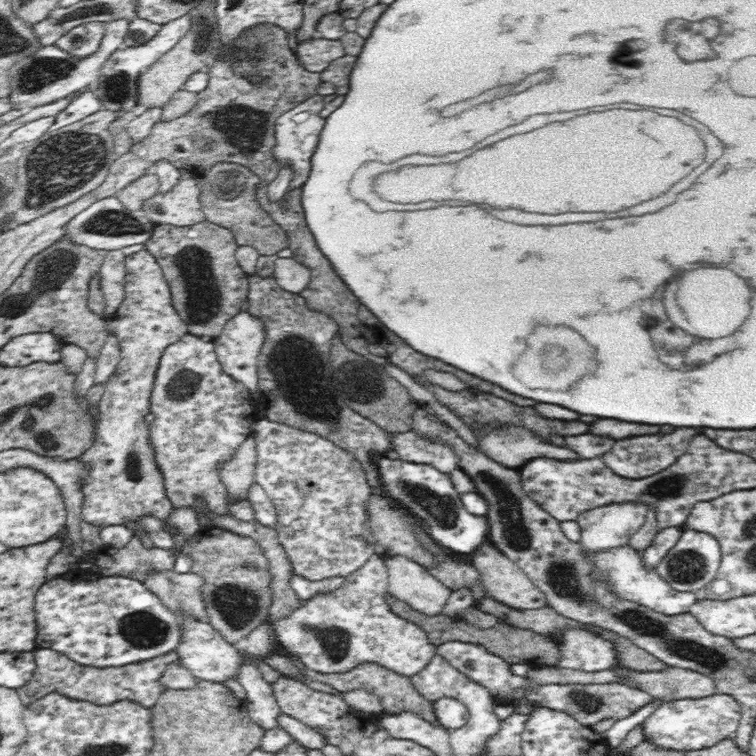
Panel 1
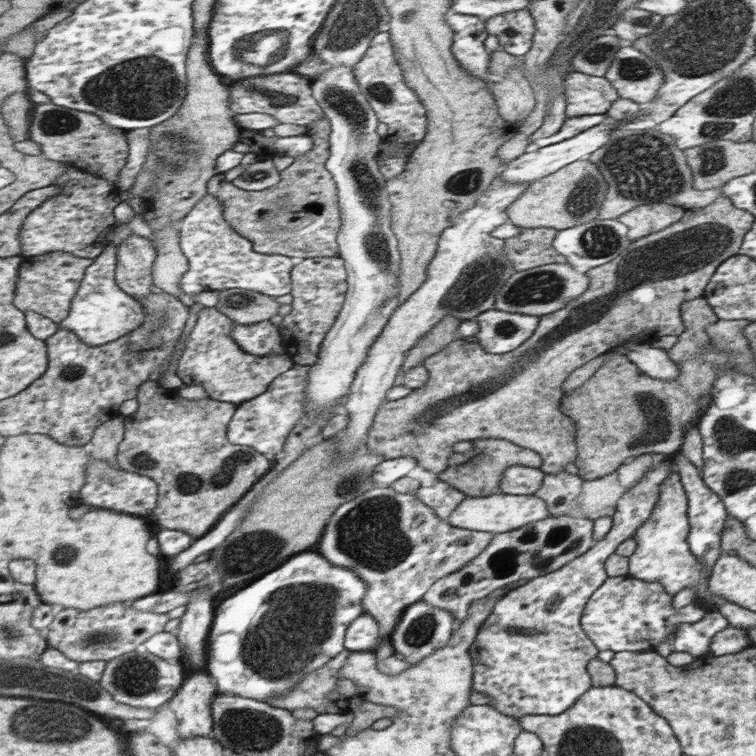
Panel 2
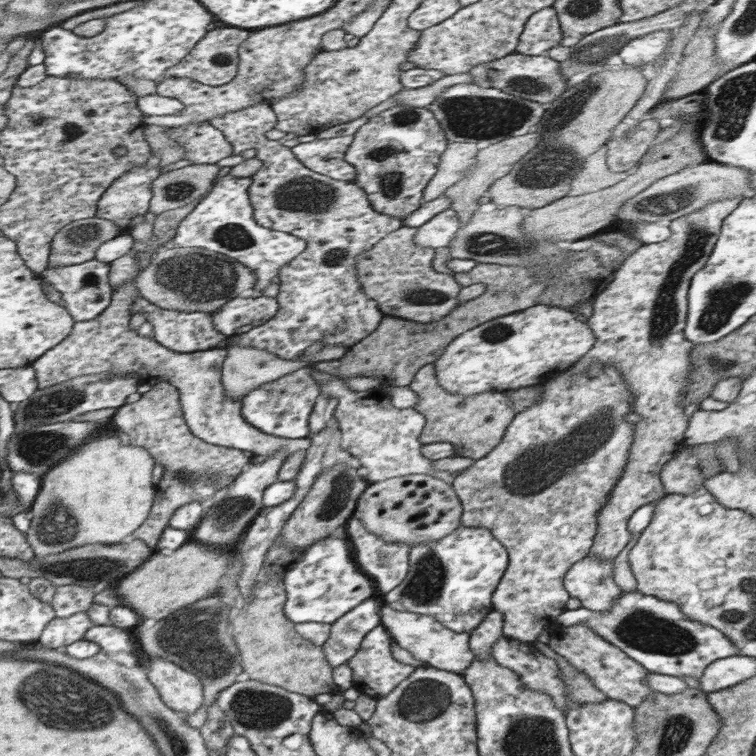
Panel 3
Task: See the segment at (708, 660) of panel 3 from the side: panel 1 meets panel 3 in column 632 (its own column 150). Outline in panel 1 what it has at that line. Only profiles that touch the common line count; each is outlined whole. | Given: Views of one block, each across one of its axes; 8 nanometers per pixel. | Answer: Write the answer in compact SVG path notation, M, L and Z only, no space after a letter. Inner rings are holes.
M70 570L62 578L46 580L34 598L36 612L36 648L50 648L66 654L70 660L96 666L96 668L120 668L124 664L134 664L142 660L152 660L164 652L176 652L182 630L180 616L168 610L160 596L150 592L144 584L130 578L106 578L102 574L92 574L90 570Z

